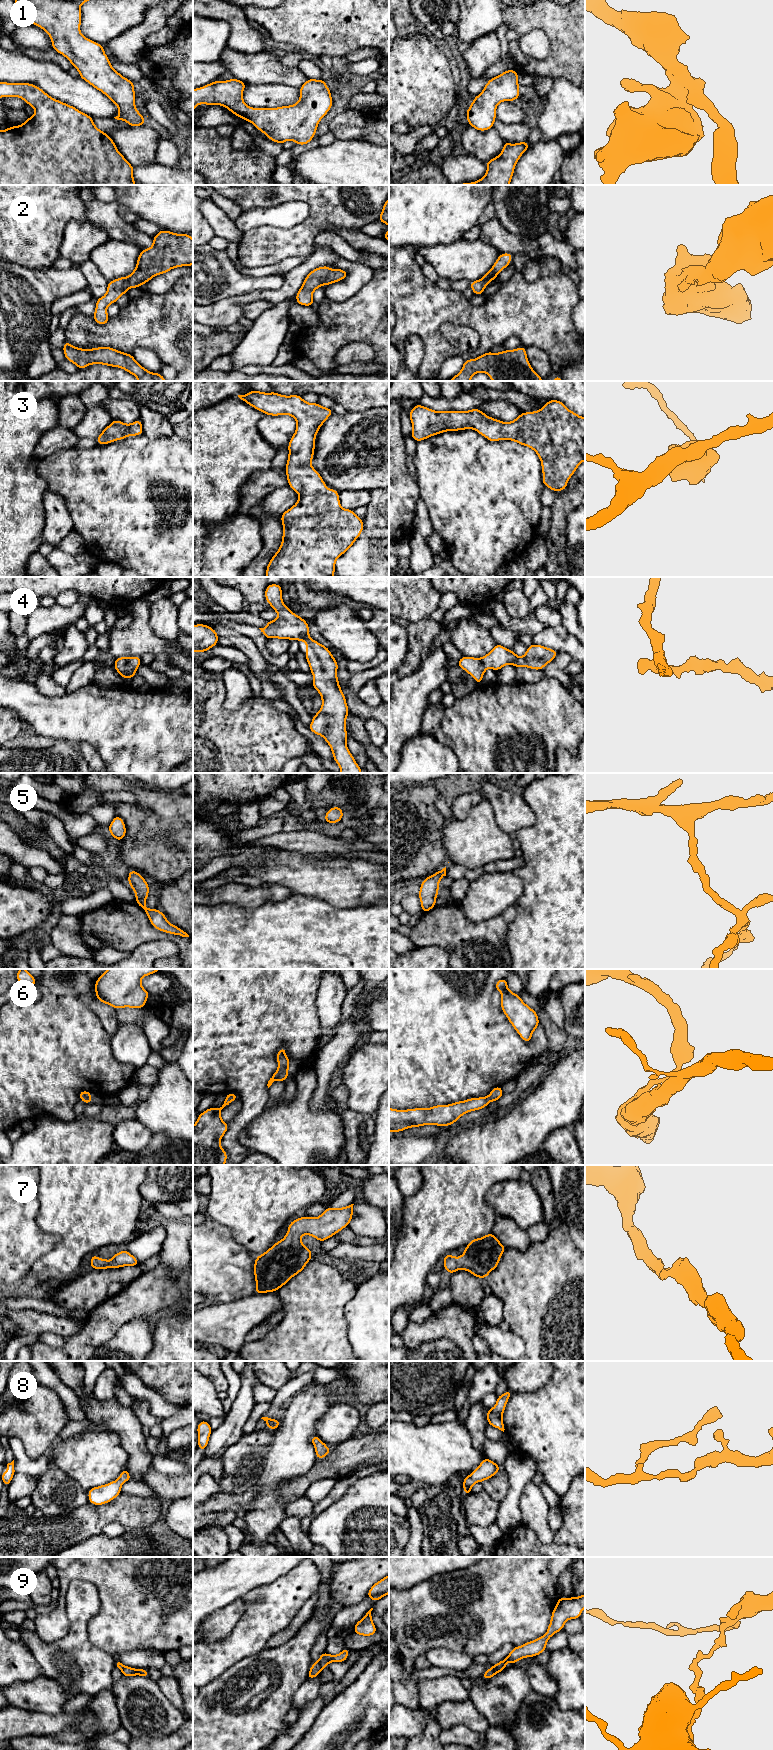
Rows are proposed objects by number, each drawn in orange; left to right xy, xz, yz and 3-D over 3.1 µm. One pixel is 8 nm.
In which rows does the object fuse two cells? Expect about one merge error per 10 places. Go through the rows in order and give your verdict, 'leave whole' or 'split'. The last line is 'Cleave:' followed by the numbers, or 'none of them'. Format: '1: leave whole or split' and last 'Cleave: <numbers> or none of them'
1: leave whole
2: leave whole
3: leave whole
4: leave whole
5: leave whole
6: leave whole
7: leave whole
8: leave whole
9: split
Cleave: 9

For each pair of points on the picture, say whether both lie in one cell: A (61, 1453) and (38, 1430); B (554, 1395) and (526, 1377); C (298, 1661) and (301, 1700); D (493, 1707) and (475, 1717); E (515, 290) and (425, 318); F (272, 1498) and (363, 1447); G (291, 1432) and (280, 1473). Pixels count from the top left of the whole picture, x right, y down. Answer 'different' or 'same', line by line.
A: different
B: different
C: different
D: different
E: same
F: different
G: same

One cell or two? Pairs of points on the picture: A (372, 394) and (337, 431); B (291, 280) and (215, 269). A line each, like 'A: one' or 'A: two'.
A: two
B: two

